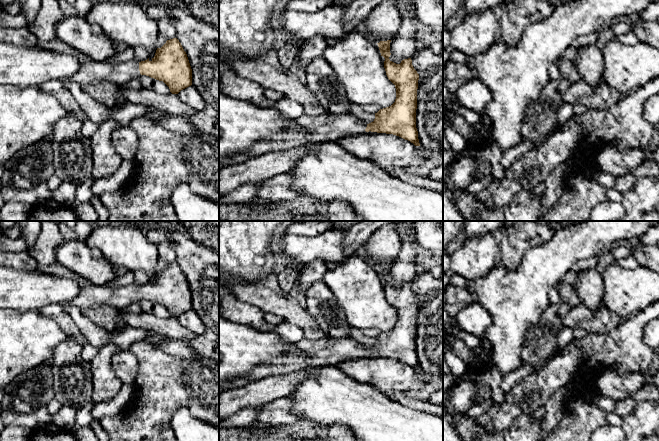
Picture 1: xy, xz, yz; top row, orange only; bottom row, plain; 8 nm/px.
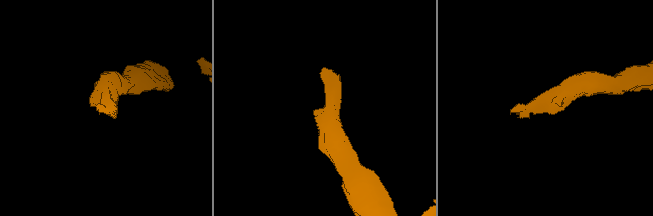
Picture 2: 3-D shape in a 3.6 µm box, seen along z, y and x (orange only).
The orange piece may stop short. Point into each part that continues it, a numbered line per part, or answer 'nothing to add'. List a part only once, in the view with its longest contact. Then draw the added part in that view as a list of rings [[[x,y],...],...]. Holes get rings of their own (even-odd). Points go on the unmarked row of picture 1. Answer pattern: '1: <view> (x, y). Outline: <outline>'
1: xz (328, 351). Outline: [[[326,337],[320,340],[303,338],[279,360],[256,366],[247,377],[237,377],[220,383],[219,393],[244,387],[273,375],[289,374],[306,365],[336,365],[339,361],[347,359],[377,358],[366,356],[366,351],[367,348],[352,337],[342,339]]]

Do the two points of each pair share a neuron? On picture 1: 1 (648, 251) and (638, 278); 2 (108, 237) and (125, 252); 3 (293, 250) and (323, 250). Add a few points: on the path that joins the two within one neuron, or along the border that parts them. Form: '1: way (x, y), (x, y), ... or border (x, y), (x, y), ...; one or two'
1: border (638, 265), (648, 268); two
2: way (112, 241), (121, 248); one
3: way (300, 250), (316, 250); one

